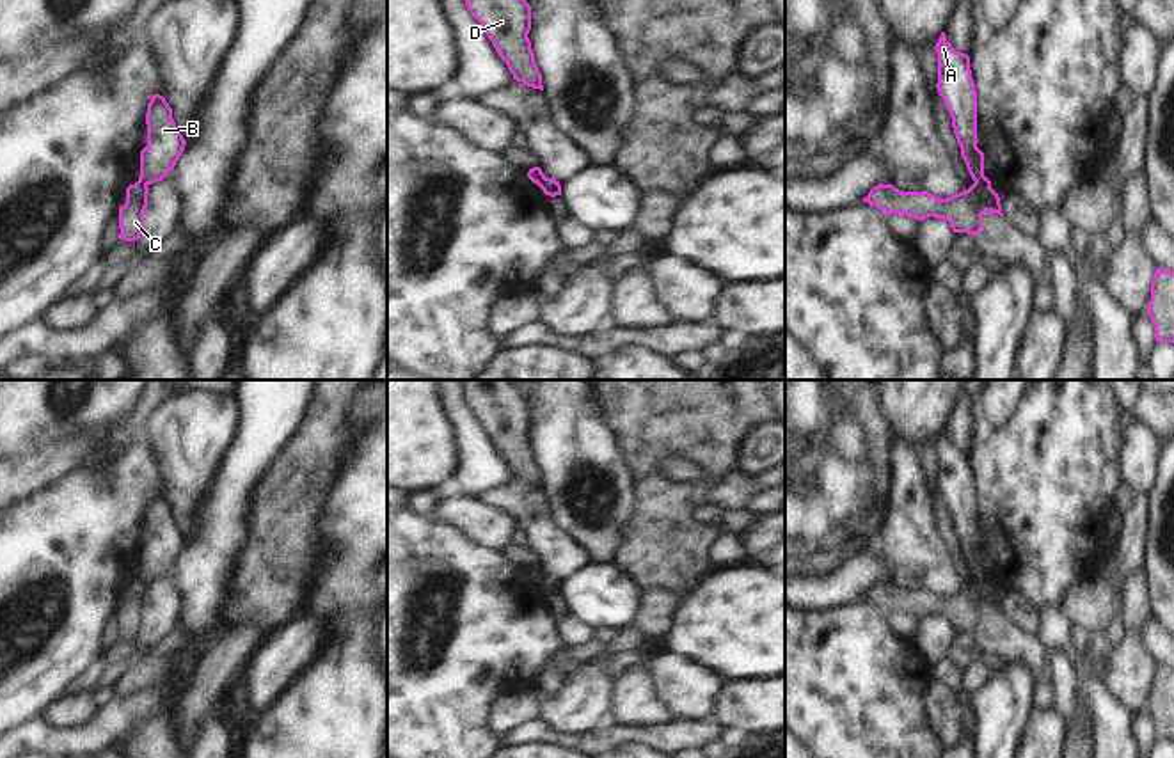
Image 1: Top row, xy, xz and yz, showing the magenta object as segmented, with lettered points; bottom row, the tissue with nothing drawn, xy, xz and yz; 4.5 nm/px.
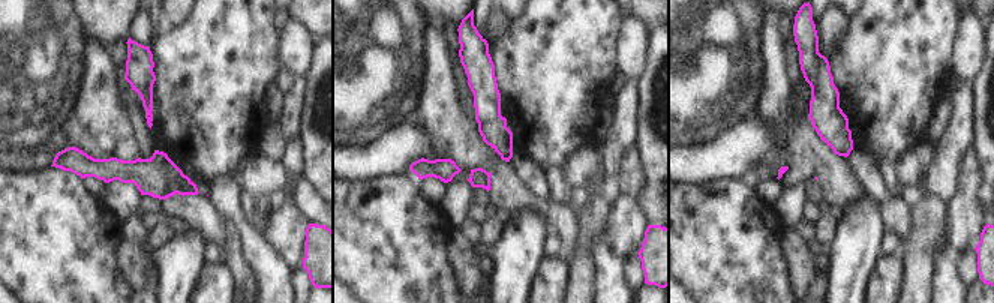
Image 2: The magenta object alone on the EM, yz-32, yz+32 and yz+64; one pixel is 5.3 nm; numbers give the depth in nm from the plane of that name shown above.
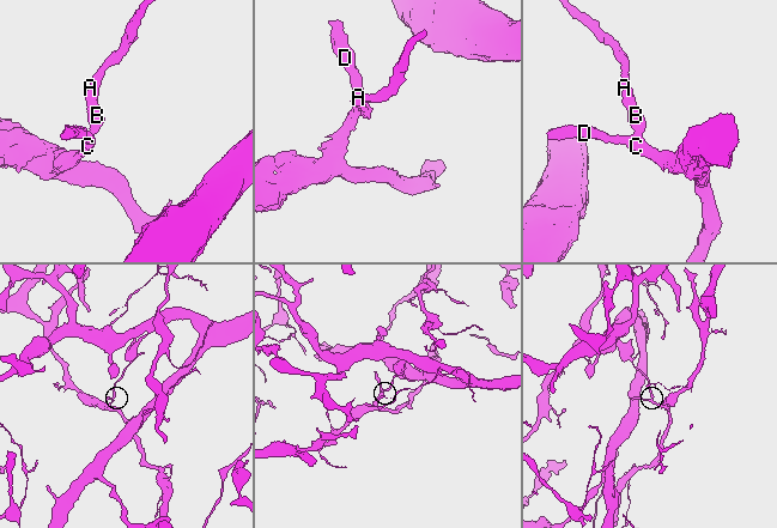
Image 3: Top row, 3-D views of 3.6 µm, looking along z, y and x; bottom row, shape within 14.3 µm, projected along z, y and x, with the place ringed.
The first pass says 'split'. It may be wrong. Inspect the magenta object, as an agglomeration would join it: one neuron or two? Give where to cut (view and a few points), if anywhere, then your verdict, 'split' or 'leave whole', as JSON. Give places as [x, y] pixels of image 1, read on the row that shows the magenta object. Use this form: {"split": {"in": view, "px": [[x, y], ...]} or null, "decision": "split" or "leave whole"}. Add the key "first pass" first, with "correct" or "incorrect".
{"first pass": "correct", "split": {"in": "yz", "px": [[975, 181], [990, 187]]}, "decision": "split"}

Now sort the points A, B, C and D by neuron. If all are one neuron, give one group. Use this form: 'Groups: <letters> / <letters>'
Groups: A B / C D.

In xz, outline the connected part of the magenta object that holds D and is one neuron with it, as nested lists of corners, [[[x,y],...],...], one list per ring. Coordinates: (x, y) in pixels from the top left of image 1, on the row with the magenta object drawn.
[[[465,0],[471,14],[481,23],[513,80],[543,91],[531,41],[531,7],[526,0]]]

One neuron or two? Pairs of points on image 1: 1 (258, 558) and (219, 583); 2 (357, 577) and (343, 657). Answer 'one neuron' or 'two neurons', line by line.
1: two neurons
2: one neuron

